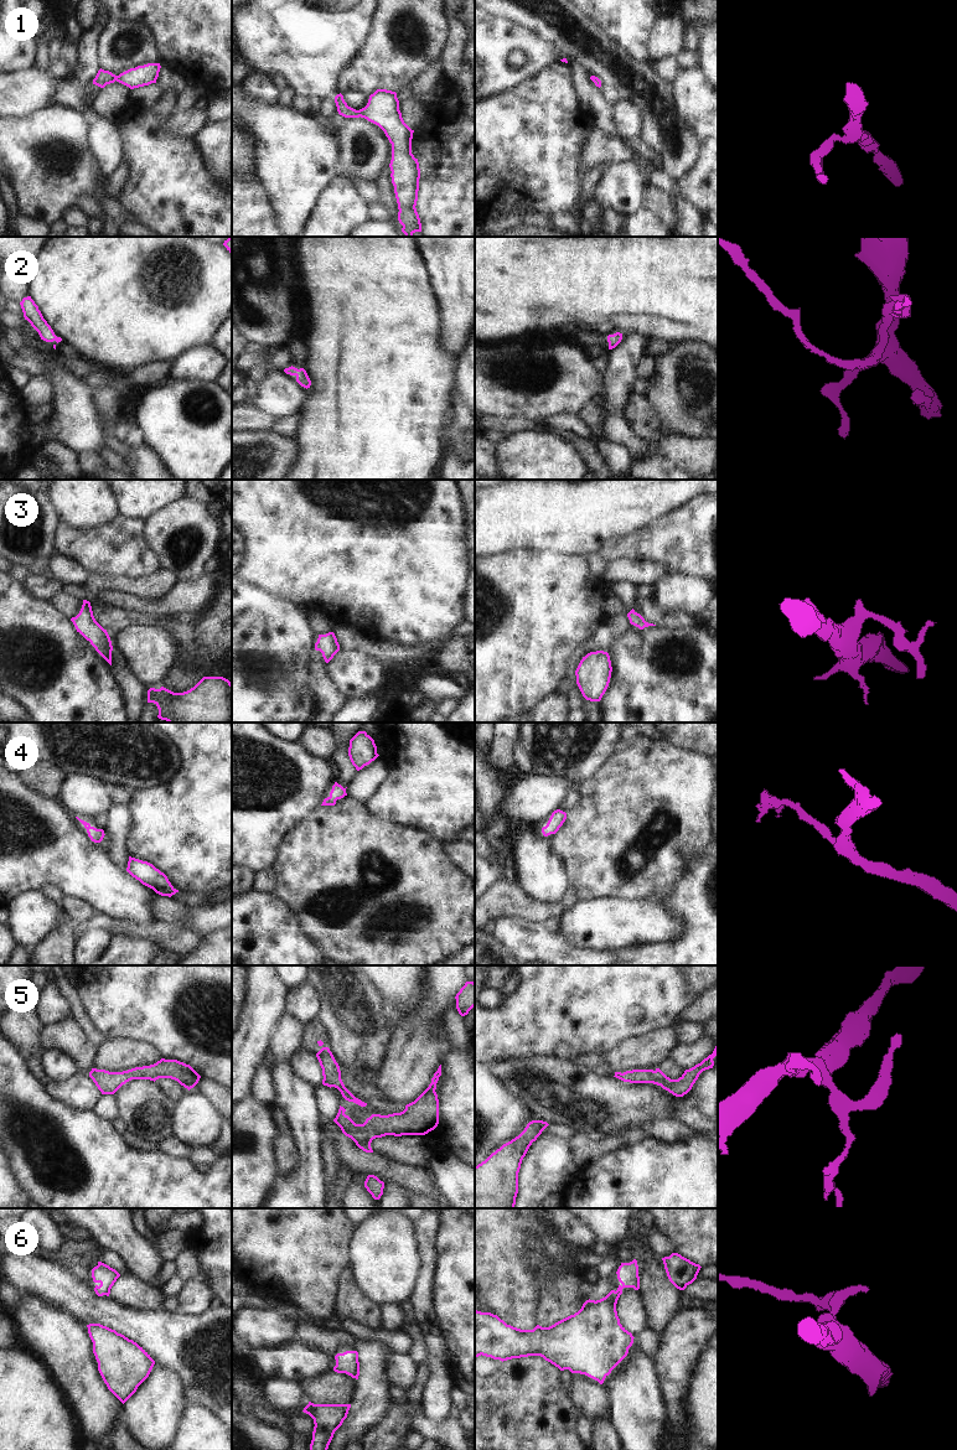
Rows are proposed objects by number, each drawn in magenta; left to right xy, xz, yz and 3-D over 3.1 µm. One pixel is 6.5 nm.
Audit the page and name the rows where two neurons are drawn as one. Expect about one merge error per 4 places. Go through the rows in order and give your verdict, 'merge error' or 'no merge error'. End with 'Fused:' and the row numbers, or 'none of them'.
1: no merge error
2: no merge error
3: no merge error
4: no merge error
5: no merge error
6: no merge error
Fused: none of them

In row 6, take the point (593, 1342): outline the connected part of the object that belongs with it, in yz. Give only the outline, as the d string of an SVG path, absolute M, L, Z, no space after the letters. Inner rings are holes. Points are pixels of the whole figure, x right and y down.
M637 1260L621 1263L617 1272L621 1283L617 1290L611 1290L600 1300L586 1300L581 1309L549 1327L537 1325L533 1330L521 1330L507 1325L497 1315L475 1310L475 1357L486 1356L507 1361L528 1356L540 1356L560 1371L585 1374L600 1384L611 1371L627 1356L633 1343L633 1336L621 1324L616 1304L624 1288L640 1289Z

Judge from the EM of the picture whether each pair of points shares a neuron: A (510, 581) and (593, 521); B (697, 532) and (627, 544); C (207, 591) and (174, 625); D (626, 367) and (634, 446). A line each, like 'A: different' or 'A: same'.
A: different
B: same
C: different
D: same

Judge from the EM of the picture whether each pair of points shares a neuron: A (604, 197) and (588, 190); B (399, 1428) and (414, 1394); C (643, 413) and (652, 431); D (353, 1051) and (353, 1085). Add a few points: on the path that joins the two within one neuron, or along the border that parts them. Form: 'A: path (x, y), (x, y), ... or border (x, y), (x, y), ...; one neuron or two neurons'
A: border (606, 166), (596, 185), (593, 198); two neurons
B: path (399, 1419), (413, 1403); one neuron
C: path (643, 418), (648, 426); one neuron
D: border (339, 1063), (358, 1080), (374, 1085); two neurons

